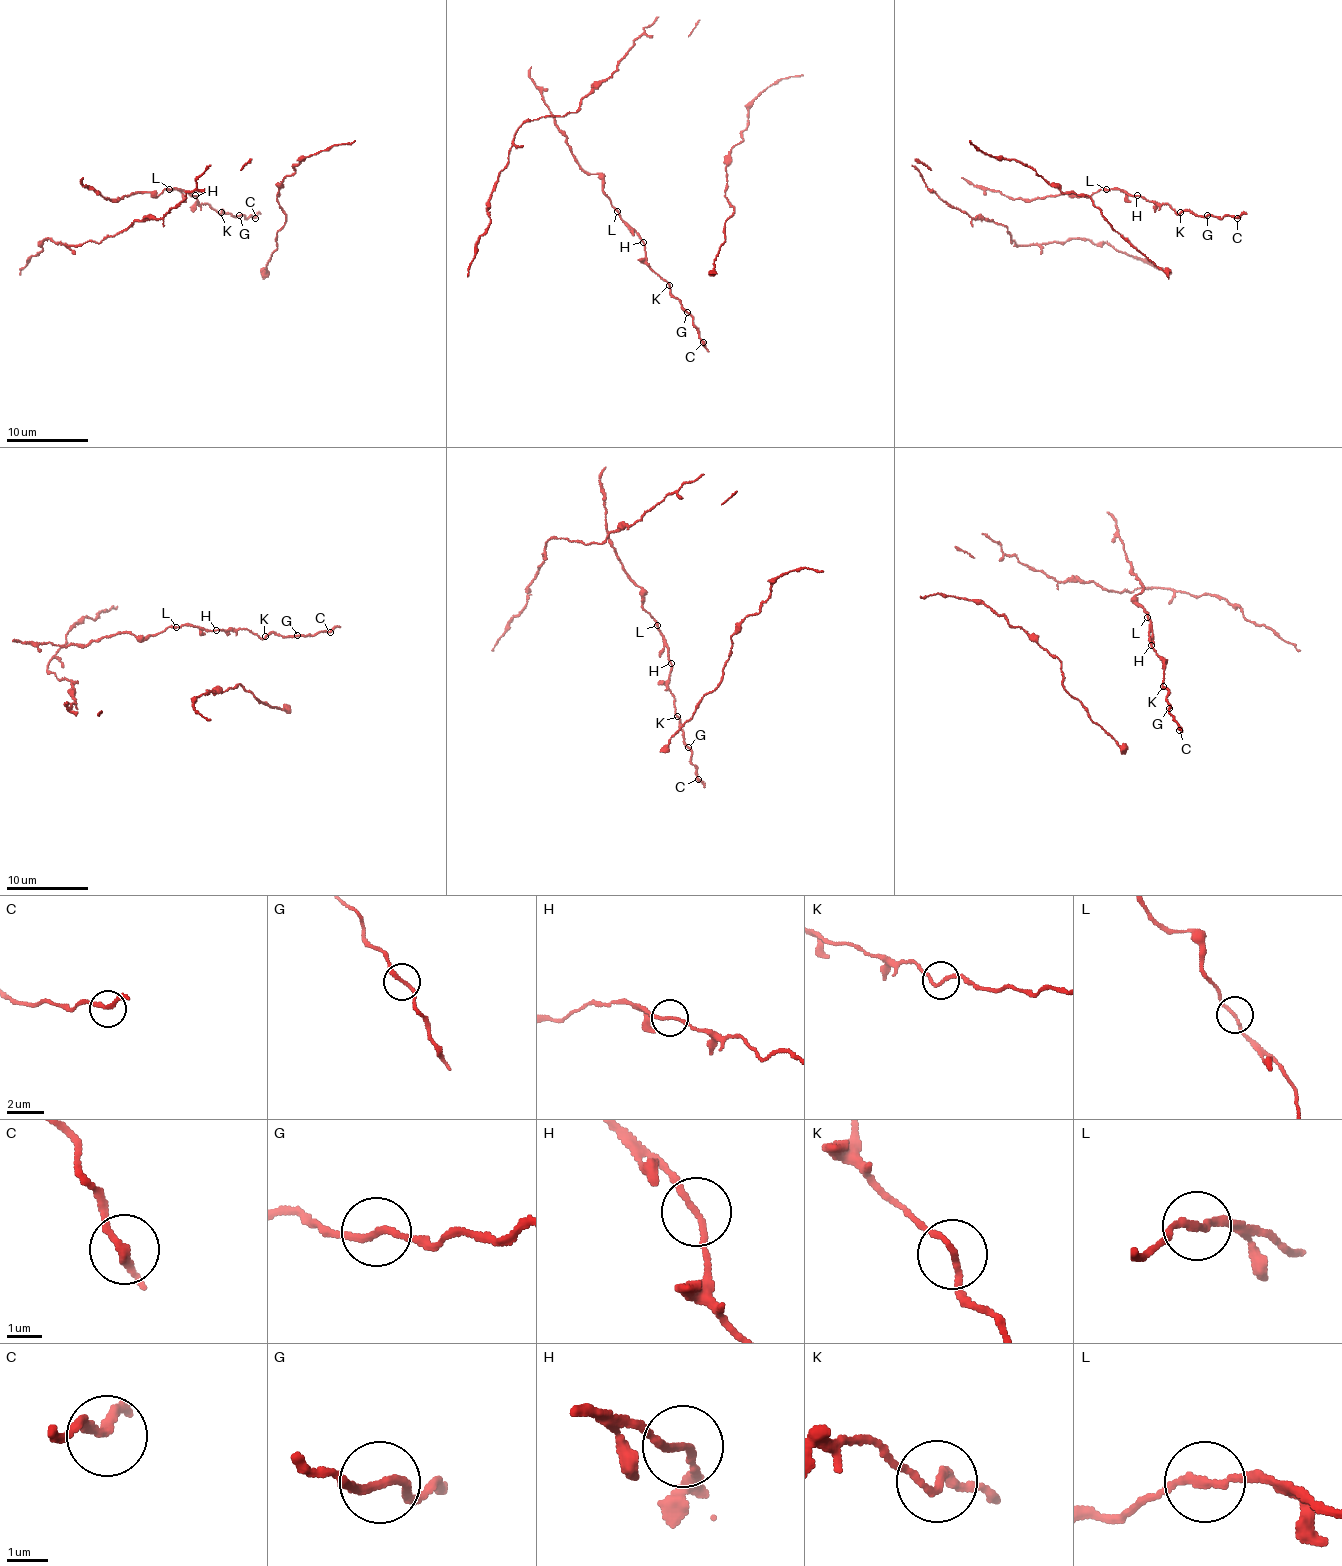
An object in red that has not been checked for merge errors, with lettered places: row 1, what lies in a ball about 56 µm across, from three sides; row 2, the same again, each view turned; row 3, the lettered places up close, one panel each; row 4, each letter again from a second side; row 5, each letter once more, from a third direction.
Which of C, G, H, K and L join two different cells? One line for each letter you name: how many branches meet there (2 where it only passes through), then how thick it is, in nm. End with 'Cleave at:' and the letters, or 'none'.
L: Branches: 2. Thickness 180 nm
Cleave at: L

